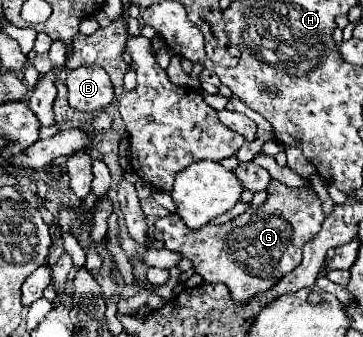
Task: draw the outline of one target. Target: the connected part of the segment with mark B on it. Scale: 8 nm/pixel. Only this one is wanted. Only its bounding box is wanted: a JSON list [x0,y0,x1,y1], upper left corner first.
[68,65,114,111]

